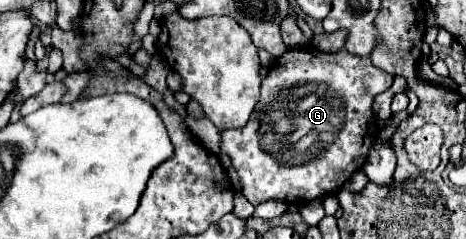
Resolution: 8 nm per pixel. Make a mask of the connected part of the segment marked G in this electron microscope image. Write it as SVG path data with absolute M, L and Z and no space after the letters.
M293 49L277 57L261 85L261 99L245 127L221 131L221 151L233 161L243 183L243 195L249 203L259 205L269 199L285 203L311 201L319 195L333 193L367 161L369 149L379 137L373 115L375 95L389 89L393 75L379 71L369 57L353 55L345 49L337 53Z

